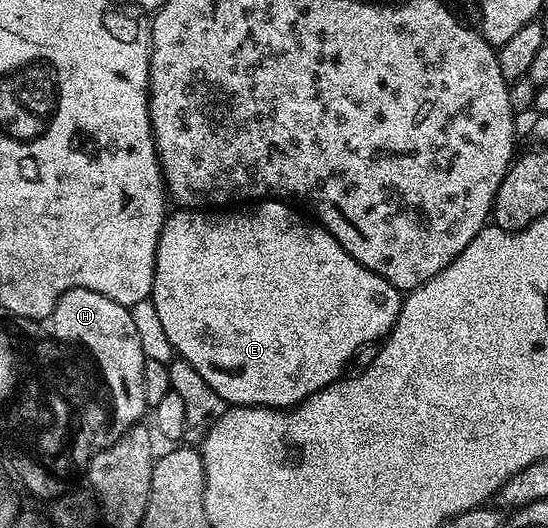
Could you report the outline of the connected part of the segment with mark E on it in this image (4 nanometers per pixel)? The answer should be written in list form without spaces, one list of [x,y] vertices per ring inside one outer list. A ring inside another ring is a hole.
[[[265,199],[257,205],[254,209],[249,209],[246,213],[225,213],[229,211],[206,211],[205,209],[187,209],[184,207],[178,208],[178,213],[170,212],[165,221],[164,231],[161,233],[160,243],[157,246],[157,278],[153,284],[153,292],[151,299],[153,303],[159,305],[159,315],[163,319],[163,325],[171,337],[171,341],[175,348],[179,352],[183,353],[184,357],[199,373],[202,377],[218,394],[223,398],[230,406],[234,405],[268,405],[271,409],[288,409],[294,405],[298,405],[301,401],[306,401],[311,395],[315,395],[320,389],[326,389],[328,385],[333,384],[335,381],[340,381],[345,369],[349,365],[349,360],[360,351],[364,345],[369,345],[372,341],[380,342],[382,339],[388,337],[389,332],[393,330],[394,325],[397,323],[397,316],[401,310],[401,302],[403,300],[402,290],[393,286],[390,281],[383,279],[375,271],[371,271],[367,267],[363,267],[363,263],[359,263],[355,258],[345,250],[342,245],[335,240],[329,230],[320,223],[314,223],[304,212],[296,213],[292,204],[286,203],[280,199]]]

